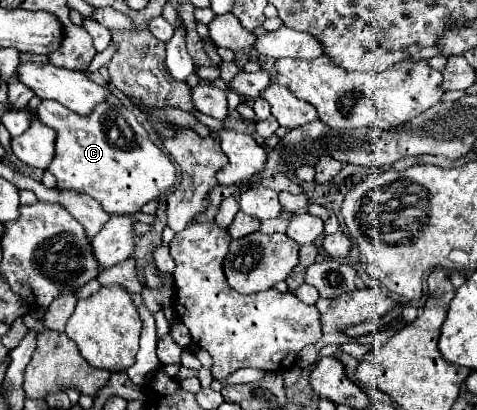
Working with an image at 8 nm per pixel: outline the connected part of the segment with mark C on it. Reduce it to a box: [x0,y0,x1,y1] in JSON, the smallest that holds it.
[36,99,176,215]

